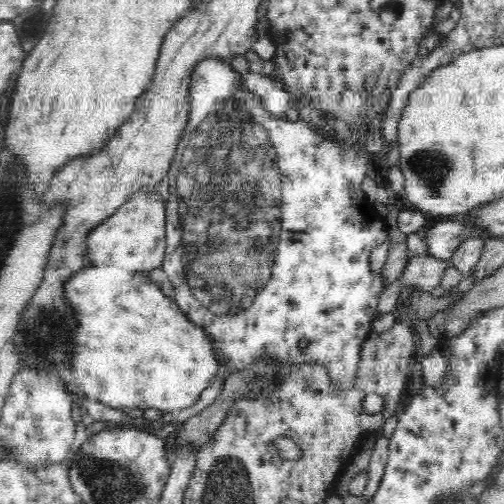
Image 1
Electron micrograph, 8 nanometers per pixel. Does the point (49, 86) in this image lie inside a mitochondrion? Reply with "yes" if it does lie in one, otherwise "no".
no

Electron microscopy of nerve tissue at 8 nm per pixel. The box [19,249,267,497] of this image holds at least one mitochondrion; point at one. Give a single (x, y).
(48, 332)

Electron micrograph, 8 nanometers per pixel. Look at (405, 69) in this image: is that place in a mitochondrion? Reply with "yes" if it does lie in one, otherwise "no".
no

